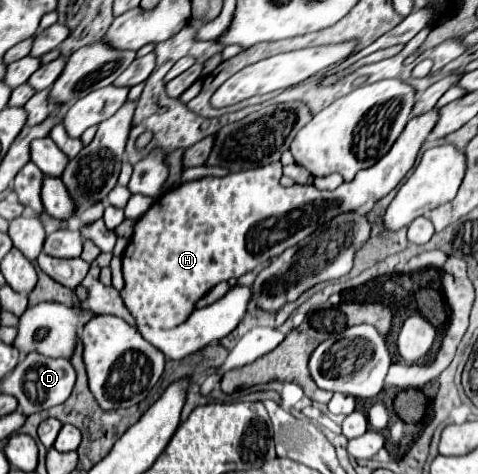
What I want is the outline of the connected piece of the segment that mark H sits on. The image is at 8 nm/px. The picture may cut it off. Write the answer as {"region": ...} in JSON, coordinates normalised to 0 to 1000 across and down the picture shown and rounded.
{"region":[[[906,228],[897,241],[860,249],[818,308],[818,316],[785,342],[776,354],[747,363],[734,384],[718,384],[697,405],[672,405],[659,392],[626,392],[613,388],[609,397],[592,397],[584,388],[588,376],[588,342],[538,350],[513,363],[487,363],[475,371],[429,371],[404,384],[383,384],[379,392],[345,405],[324,430],[282,468],[278,498],[257,532],[257,586],[262,603],[253,612],[257,641],[274,658],[274,667],[308,684],[316,692],[366,692],[383,684],[408,654],[416,629],[425,629],[446,603],[467,591],[500,586],[513,574],[525,574],[533,561],[579,544],[609,519],[621,519],[630,506],[651,498],[663,481],[680,477],[680,468],[697,464],[722,447],[747,447],[751,439],[780,435],[801,414],[810,414],[864,354],[872,338],[872,321],[881,304],[893,295],[902,266],[910,266],[914,232]]]}

